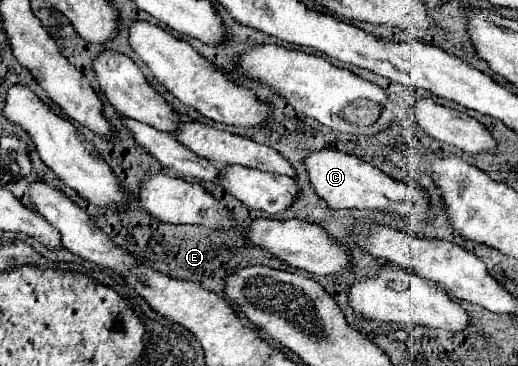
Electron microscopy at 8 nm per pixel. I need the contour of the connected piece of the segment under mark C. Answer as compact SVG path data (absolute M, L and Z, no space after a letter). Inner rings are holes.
M318 151L312 153L308 159L304 159L304 165L308 167L310 173L310 183L314 187L314 191L328 203L328 207L332 209L368 209L368 211L384 211L390 215L398 215L402 219L408 219L412 215L412 221L426 221L428 219L428 211L430 211L430 199L428 193L416 185L416 183L404 183L404 181L396 181L392 177L388 177L386 173L382 173L380 169L364 163L362 159L354 157L354 155L346 155L340 151Z

